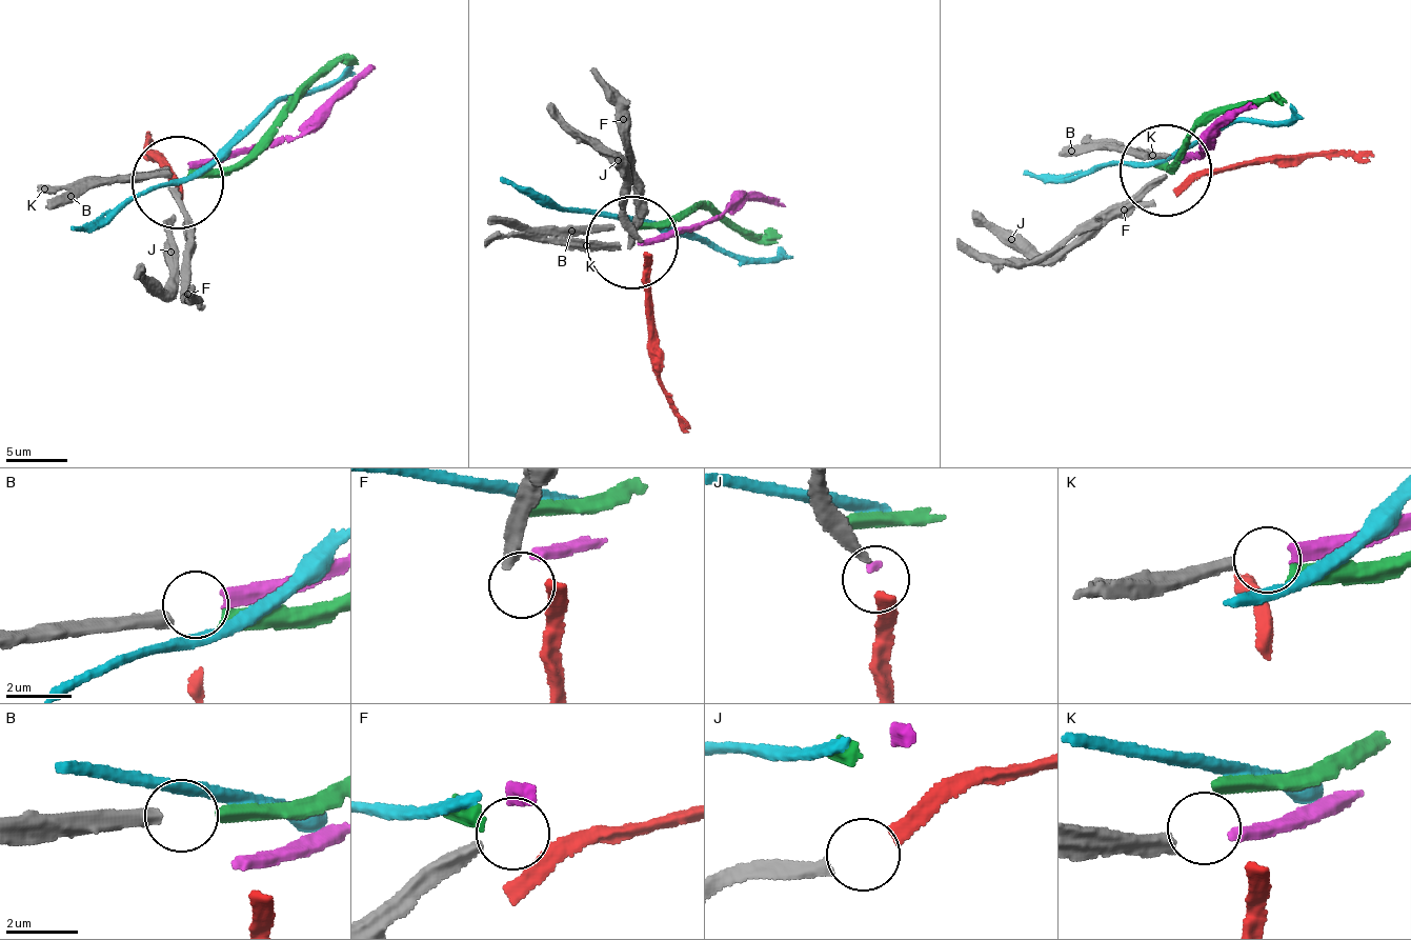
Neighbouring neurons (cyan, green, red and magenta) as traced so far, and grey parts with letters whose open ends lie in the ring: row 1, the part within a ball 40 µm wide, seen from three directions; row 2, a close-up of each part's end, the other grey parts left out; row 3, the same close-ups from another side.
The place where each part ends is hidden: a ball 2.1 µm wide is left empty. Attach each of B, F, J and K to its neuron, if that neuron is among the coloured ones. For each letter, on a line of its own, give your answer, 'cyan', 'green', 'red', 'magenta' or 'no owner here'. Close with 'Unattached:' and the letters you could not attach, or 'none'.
B: green
F: no owner here
J: red
K: magenta
Unattached: F

